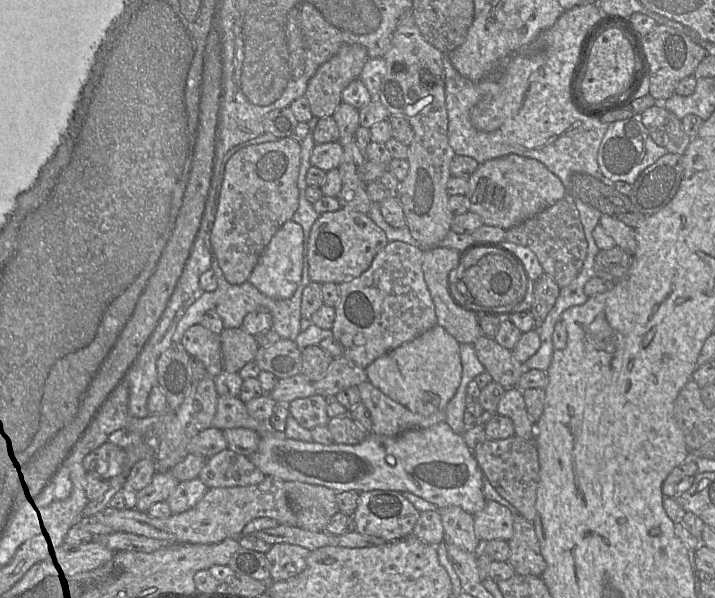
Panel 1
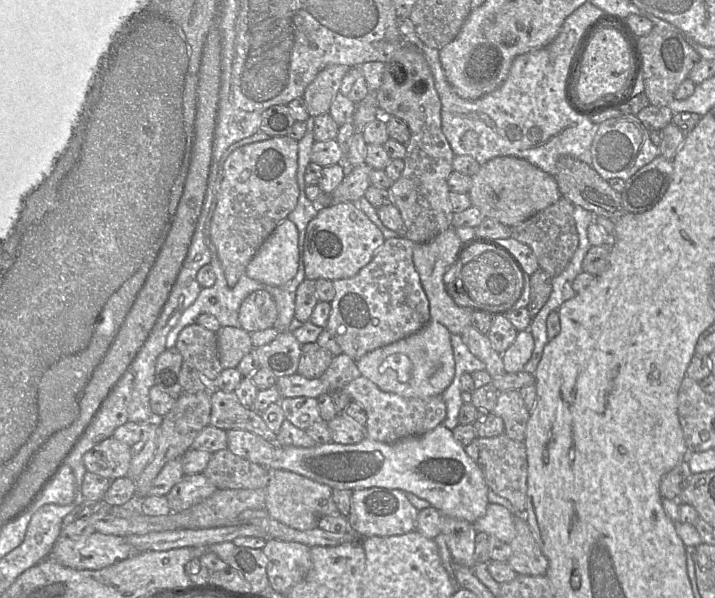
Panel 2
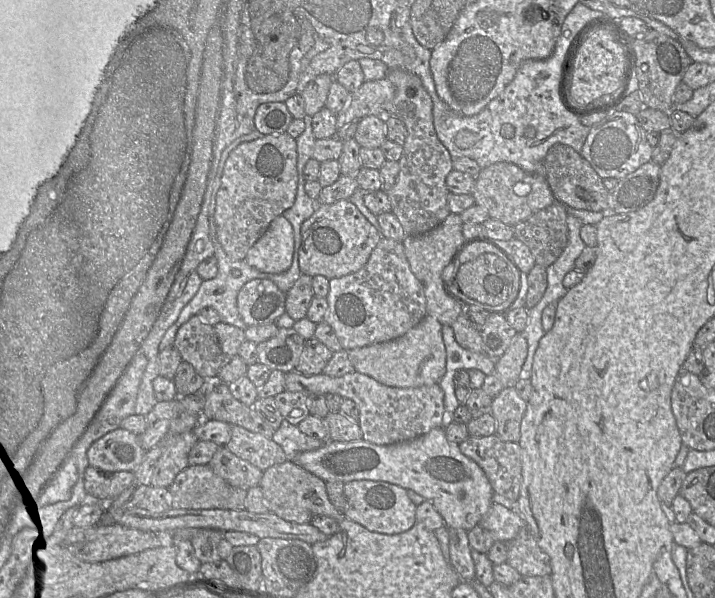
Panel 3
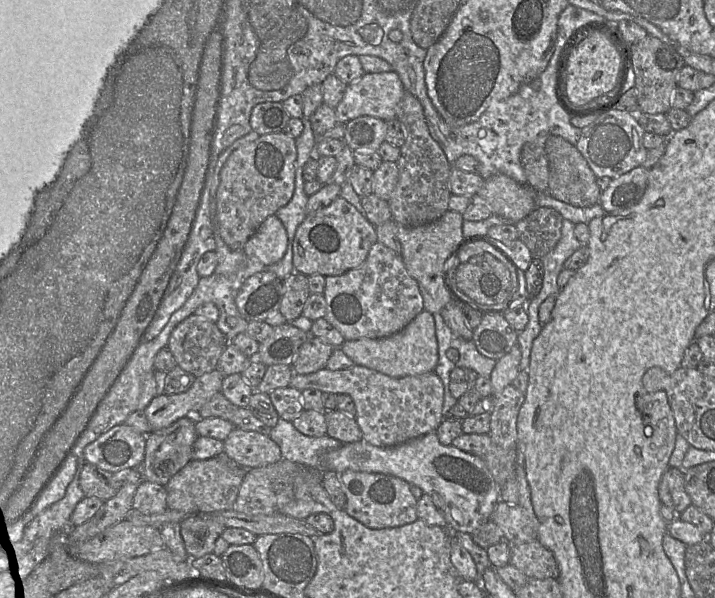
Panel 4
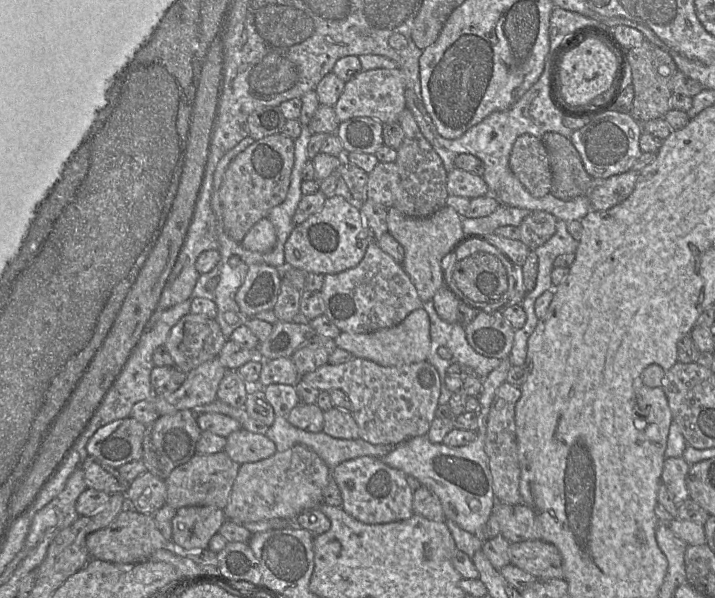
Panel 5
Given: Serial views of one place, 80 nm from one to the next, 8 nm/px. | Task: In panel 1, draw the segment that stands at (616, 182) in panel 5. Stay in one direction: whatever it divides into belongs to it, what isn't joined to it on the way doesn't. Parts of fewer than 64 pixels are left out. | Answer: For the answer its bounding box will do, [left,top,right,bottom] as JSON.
[628,152,683,216]

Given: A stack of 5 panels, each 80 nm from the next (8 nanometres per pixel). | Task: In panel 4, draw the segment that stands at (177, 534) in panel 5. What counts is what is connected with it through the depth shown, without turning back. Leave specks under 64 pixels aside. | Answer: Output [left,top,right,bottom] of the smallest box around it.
[180,514,225,558]

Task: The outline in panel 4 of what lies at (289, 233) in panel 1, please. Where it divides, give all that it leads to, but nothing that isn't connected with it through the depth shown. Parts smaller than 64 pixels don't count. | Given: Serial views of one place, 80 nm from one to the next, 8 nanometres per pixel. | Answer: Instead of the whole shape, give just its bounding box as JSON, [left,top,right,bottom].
[244,216,288,265]

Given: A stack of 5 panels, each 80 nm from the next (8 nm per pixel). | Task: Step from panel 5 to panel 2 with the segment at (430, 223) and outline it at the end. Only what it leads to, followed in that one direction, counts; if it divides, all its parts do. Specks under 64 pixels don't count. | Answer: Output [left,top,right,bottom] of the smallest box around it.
[413,226,473,335]

